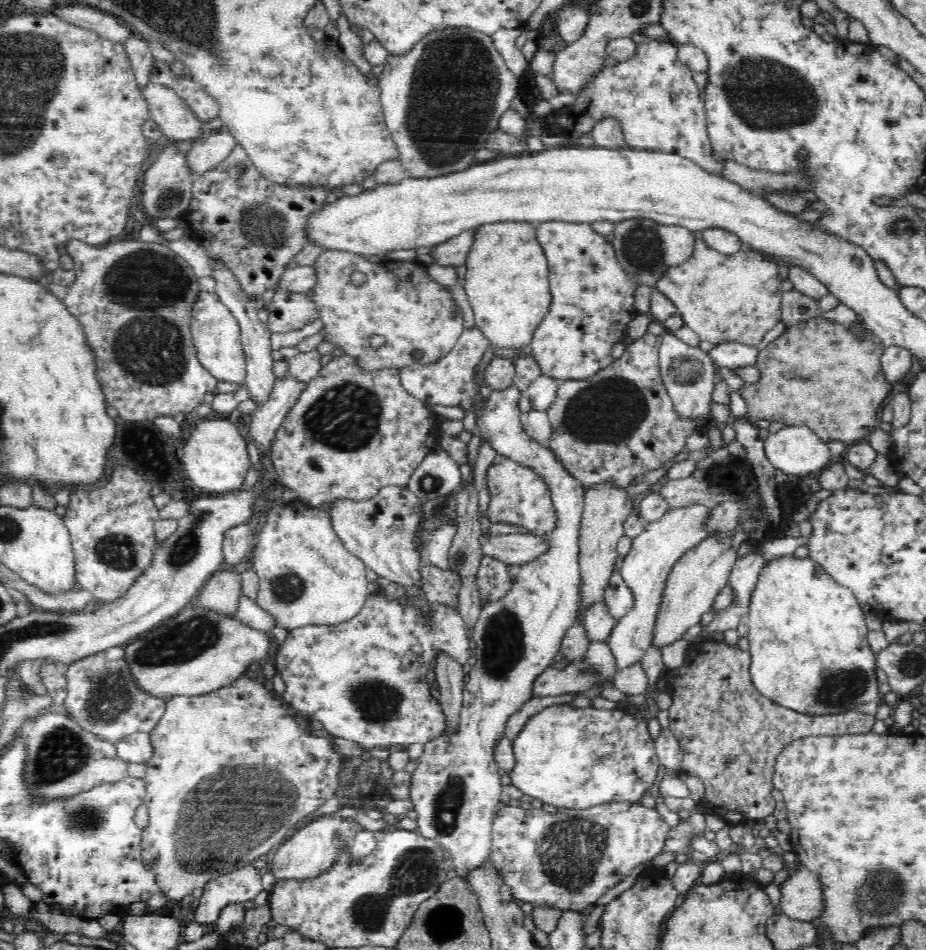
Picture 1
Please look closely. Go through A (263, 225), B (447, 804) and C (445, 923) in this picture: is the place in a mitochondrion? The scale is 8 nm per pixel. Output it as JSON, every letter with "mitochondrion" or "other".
{"A":"mitochondrion","B":"mitochondrion","C":"mitochondrion"}

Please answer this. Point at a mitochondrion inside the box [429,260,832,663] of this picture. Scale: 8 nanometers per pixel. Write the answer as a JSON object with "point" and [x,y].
{"point":[612,403]}

